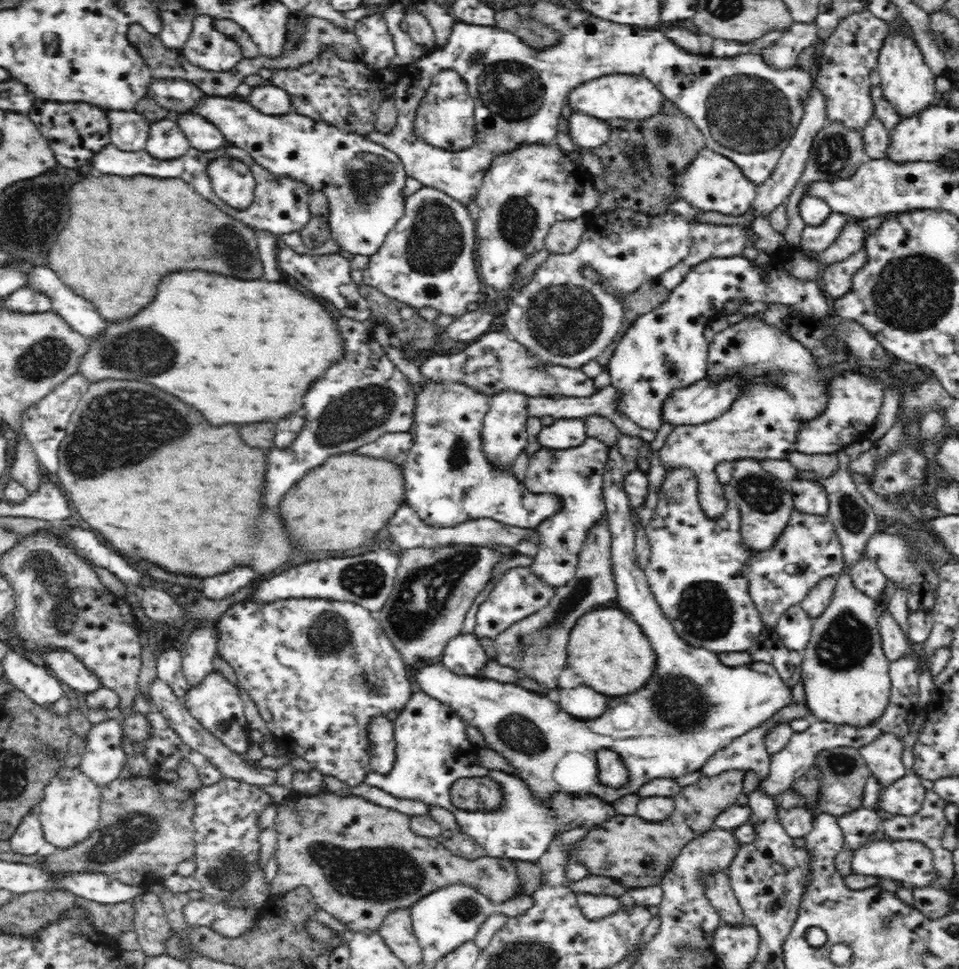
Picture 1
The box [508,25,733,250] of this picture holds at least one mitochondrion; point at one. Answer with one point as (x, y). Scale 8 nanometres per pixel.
(663, 134)

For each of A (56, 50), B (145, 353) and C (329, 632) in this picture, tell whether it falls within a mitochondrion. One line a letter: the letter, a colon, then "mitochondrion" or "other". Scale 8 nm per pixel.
A: other
B: mitochondrion
C: mitochondrion

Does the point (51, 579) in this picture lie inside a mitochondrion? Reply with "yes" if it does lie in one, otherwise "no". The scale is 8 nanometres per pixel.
yes

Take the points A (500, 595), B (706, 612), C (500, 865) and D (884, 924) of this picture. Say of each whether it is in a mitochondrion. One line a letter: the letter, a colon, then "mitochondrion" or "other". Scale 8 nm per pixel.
A: other
B: mitochondrion
C: other
D: mitochondrion

